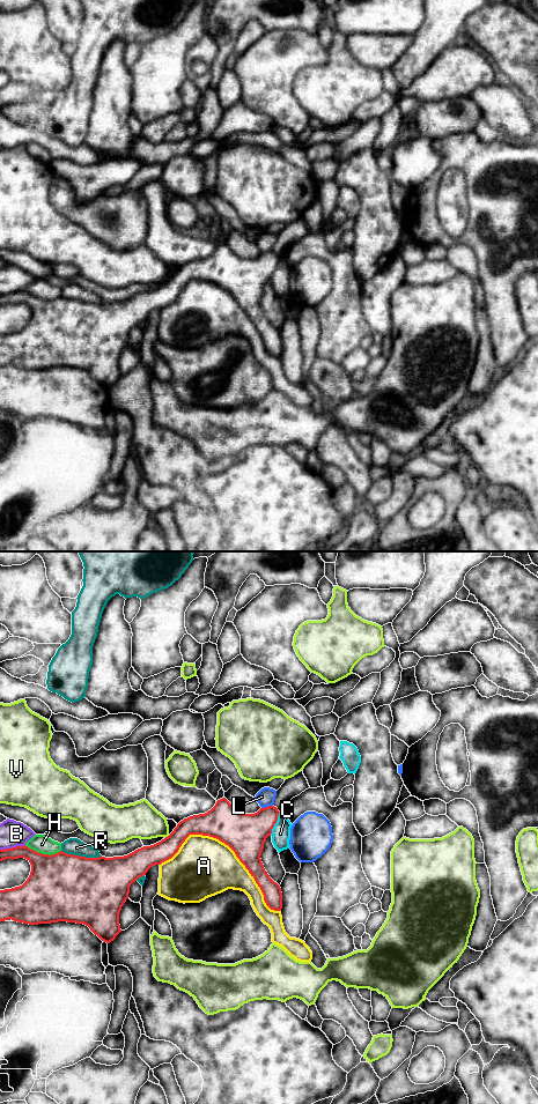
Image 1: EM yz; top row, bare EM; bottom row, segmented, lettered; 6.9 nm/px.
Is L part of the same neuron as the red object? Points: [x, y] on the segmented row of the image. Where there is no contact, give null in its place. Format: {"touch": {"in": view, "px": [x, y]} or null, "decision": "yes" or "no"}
{"touch": {"in": "yz", "px": [266, 807]}, "decision": "no"}

